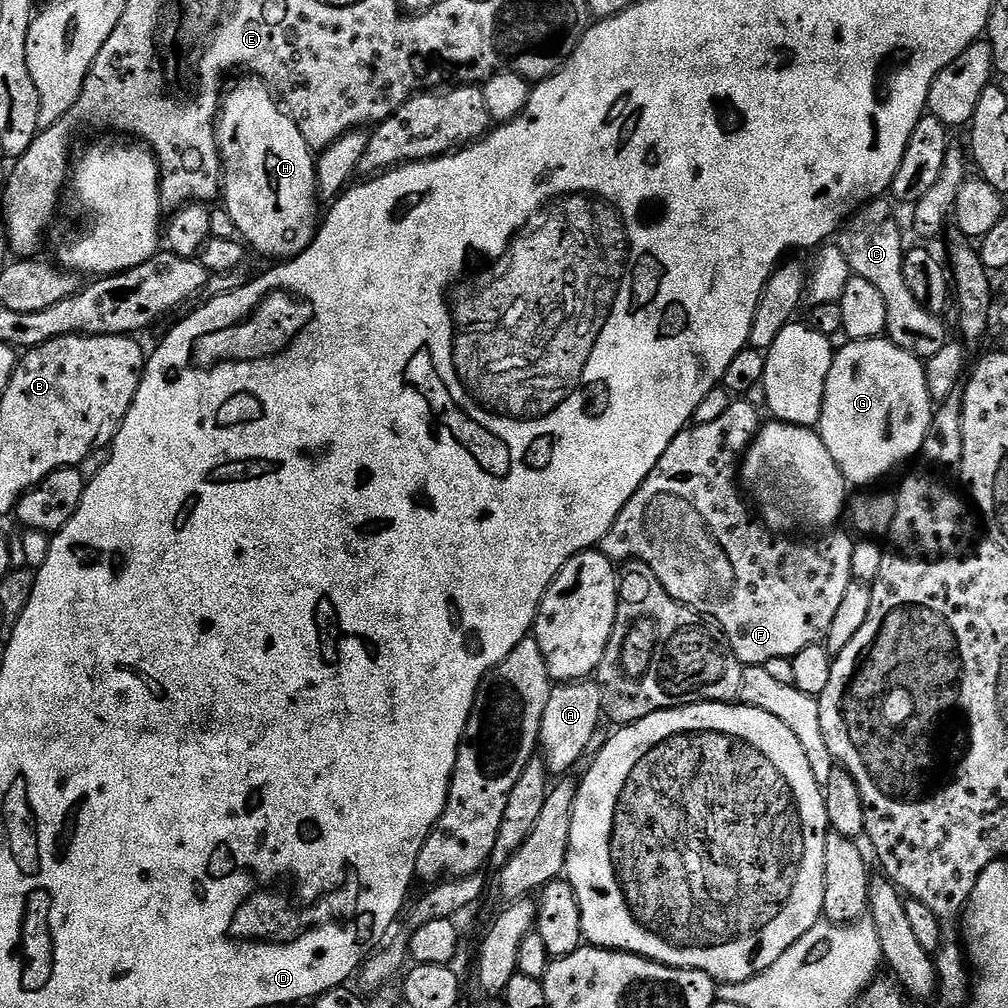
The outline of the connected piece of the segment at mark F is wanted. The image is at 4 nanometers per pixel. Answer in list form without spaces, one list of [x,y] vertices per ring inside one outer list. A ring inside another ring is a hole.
[[[748,398],[733,399],[729,403],[726,414],[714,418],[714,422],[693,423],[691,426],[685,427],[684,431],[679,432],[674,438],[674,442],[670,442],[670,446],[666,446],[662,458],[658,458],[658,462],[654,466],[654,470],[650,470],[650,474],[644,479],[642,486],[638,486],[638,490],[630,498],[630,502],[626,502],[626,506],[620,511],[614,522],[614,526],[598,545],[599,551],[603,552],[613,562],[640,560],[646,566],[650,566],[653,576],[658,578],[660,585],[679,604],[683,604],[686,608],[692,608],[701,616],[715,621],[718,627],[724,631],[725,636],[728,637],[728,644],[732,647],[732,653],[738,657],[743,665],[763,665],[770,662],[770,658],[791,658],[802,650],[806,650],[806,646],[821,643],[828,635],[830,622],[834,622],[834,614],[838,614],[838,606],[846,595],[846,590],[854,582],[852,567],[850,566],[850,558],[854,556],[853,537],[848,537],[844,532],[836,532],[840,530],[828,530],[821,535],[824,536],[821,540],[778,538],[777,533],[761,523],[754,512],[754,517],[752,517],[751,510],[744,505],[744,500],[740,497],[742,488],[738,483],[738,461],[748,451],[748,445],[751,444],[761,427],[760,412],[748,401]]]

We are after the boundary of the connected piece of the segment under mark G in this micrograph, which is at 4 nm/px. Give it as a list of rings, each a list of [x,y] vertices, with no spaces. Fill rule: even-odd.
[[[887,338],[853,340],[845,345],[835,353],[826,378],[818,431],[826,450],[830,450],[830,458],[834,458],[849,485],[876,486],[899,464],[906,463],[908,459],[911,461],[919,453],[922,438],[932,421],[934,401],[928,393],[924,361],[919,356],[902,350]]]

